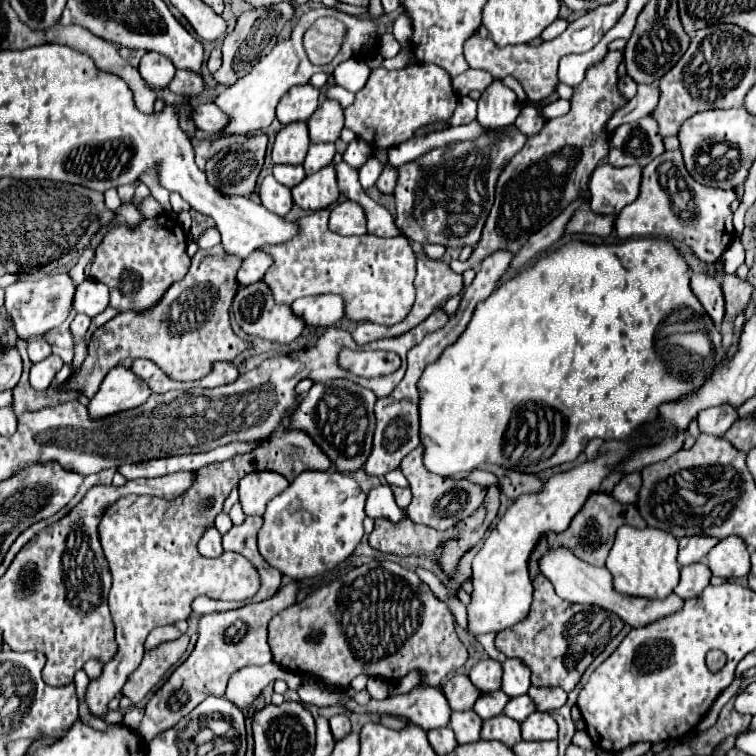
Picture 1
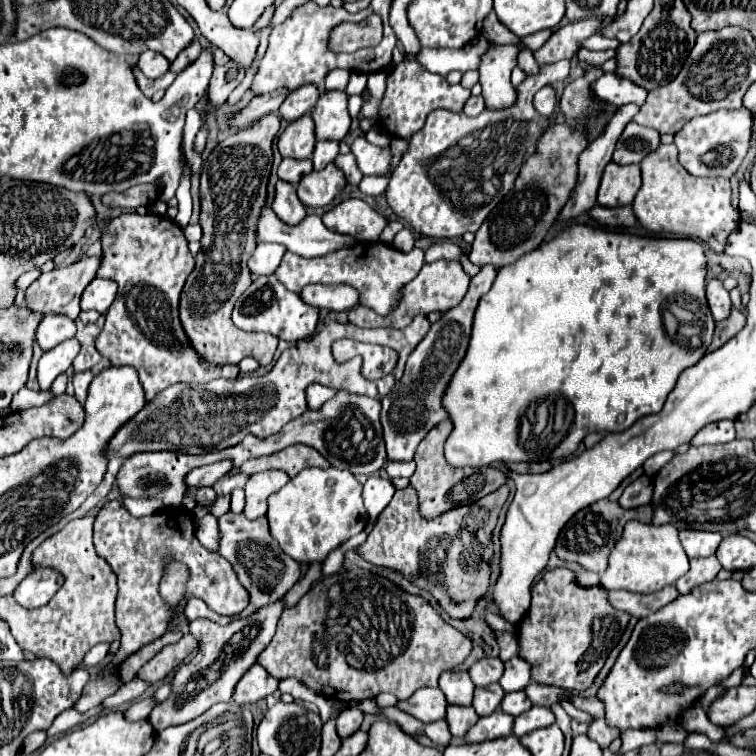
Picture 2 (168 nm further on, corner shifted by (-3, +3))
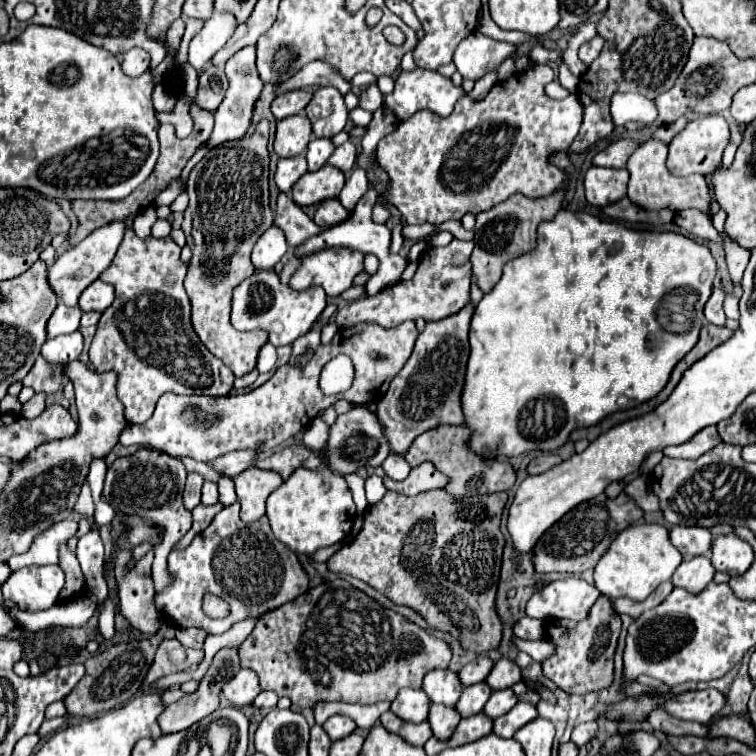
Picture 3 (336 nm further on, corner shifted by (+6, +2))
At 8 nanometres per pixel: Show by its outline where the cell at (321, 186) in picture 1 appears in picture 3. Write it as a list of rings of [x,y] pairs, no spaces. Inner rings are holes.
[[[325,164],[317,172],[303,174],[293,186],[293,200],[299,206],[319,204],[327,198],[339,196],[345,184],[345,174],[331,164]]]

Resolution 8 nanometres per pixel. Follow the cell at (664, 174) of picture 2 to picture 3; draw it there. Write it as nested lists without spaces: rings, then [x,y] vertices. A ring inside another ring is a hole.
[[[655,138],[645,140],[629,158],[627,162],[627,170],[631,174],[629,178],[629,190],[627,196],[631,198],[631,202],[643,206],[645,210],[661,210],[661,208],[671,208],[673,212],[679,210],[687,210],[687,208],[697,208],[701,212],[709,210],[709,202],[711,202],[711,190],[709,184],[705,180],[705,176],[701,174],[693,174],[693,176],[673,176],[667,166],[667,144]]]

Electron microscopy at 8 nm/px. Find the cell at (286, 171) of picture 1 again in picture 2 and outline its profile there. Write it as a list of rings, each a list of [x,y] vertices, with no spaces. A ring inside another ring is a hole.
[[[282,159],[278,165],[278,177],[282,181],[298,185],[298,181],[312,171],[312,161],[310,159]]]

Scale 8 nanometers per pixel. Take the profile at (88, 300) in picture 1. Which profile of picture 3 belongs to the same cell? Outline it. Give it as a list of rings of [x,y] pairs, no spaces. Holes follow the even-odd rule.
[[[95,280],[91,286],[85,288],[85,292],[81,294],[79,298],[79,306],[83,308],[83,312],[89,312],[89,310],[97,310],[97,312],[103,312],[111,306],[115,298],[115,288],[111,284],[105,284],[101,280]]]

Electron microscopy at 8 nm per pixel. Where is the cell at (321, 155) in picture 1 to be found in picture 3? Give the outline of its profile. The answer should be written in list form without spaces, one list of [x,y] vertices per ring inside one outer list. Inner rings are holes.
[[[313,138],[307,146],[307,162],[309,162],[309,170],[319,170],[321,166],[327,164],[329,156],[333,154],[335,146],[331,140],[327,138]]]

